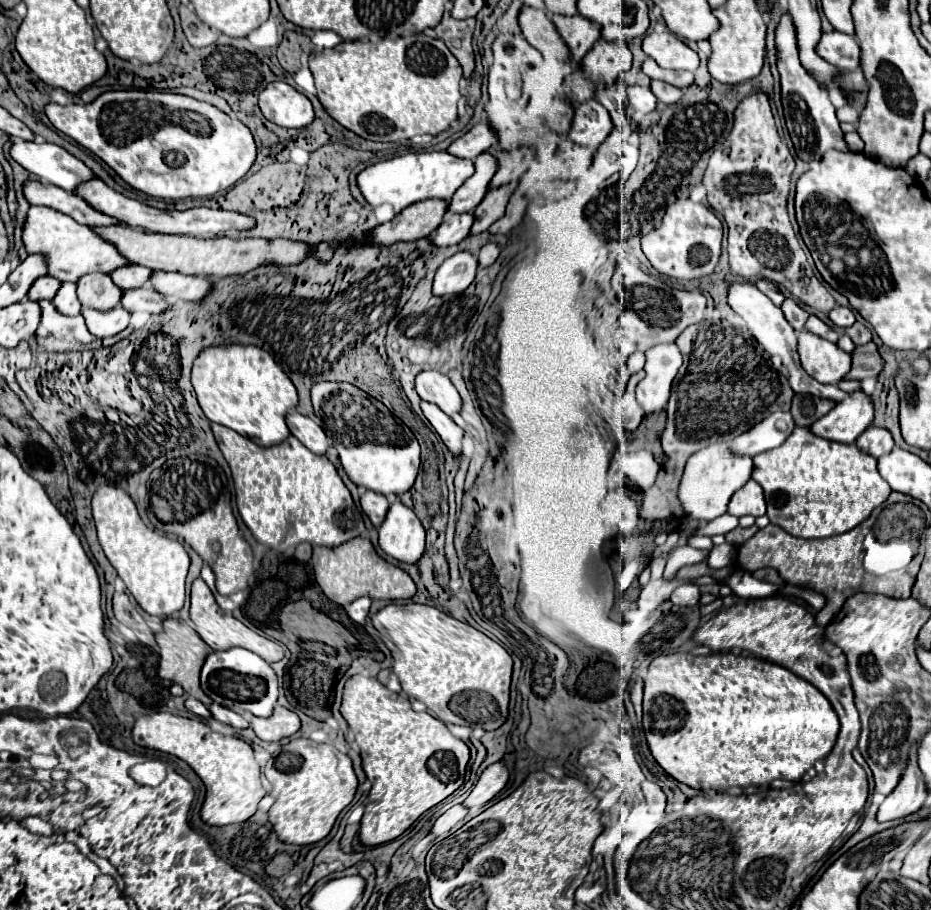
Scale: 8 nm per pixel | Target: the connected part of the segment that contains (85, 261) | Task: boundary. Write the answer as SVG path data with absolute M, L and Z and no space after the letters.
M31 207L25 229L23 229L23 243L27 253L43 253L49 261L49 275L59 281L77 283L81 275L89 273L111 273L117 267L127 267L129 261L109 243L107 239L99 239L99 235L87 227L77 223L73 217L53 211L51 207Z

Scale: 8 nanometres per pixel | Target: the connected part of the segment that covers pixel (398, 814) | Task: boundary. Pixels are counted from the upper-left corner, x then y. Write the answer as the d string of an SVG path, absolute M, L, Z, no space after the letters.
M353 675L345 683L341 715L345 717L351 731L355 733L355 741L361 747L363 769L373 783L369 791L369 805L365 807L365 815L361 819L361 831L359 831L359 839L363 845L375 847L397 839L425 811L429 811L431 807L447 799L453 791L457 791L463 785L465 767L469 763L469 747L461 739L453 737L441 719L425 711L415 711L405 695L389 691L377 679Z

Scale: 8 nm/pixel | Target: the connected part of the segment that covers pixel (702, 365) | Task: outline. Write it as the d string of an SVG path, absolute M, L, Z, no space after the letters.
M703 321L687 327L677 345L683 353L683 365L673 381L675 393L671 393L667 405L667 427L661 435L661 445L667 455L659 479L651 489L643 493L641 517L645 521L683 521L685 513L677 499L677 487L683 475L683 467L689 455L715 441L731 441L749 427L777 409L791 407L791 415L799 427L809 427L823 415L827 415L835 403L813 395L795 395L787 379L781 377L767 353L759 351L759 343L745 325L723 321Z

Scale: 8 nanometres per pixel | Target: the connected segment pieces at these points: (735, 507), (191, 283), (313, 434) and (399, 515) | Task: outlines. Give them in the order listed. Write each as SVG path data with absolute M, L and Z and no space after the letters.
M749 479L745 483L745 487L741 487L741 491L737 491L733 495L733 499L729 501L727 513L735 515L735 517L743 517L743 515L761 517L761 515L765 515L765 499L763 499L761 485L755 483L753 479Z
M157 271L151 279L151 285L155 291L163 293L171 301L183 299L183 301L197 303L197 301L205 299L205 295L209 295L209 291L213 291L213 283L209 283L209 279L205 279L201 275L189 277L189 275L165 273L165 271Z
M291 411L287 415L287 425L289 425L291 433L297 439L301 439L301 443L307 449L311 449L317 455L325 455L325 451L329 447L329 439L325 435L325 429L319 423L315 423L313 419L309 419L297 411Z
M395 501L389 507L387 519L379 527L379 547L387 555L391 555L393 559L403 561L403 563L417 563L425 555L425 529L423 529L421 521L417 519L417 515L409 507L405 507L401 501Z

